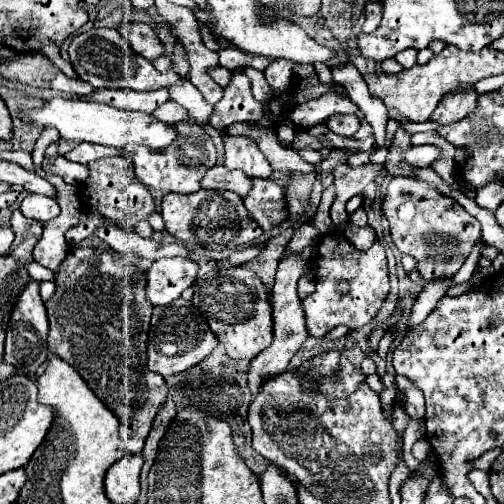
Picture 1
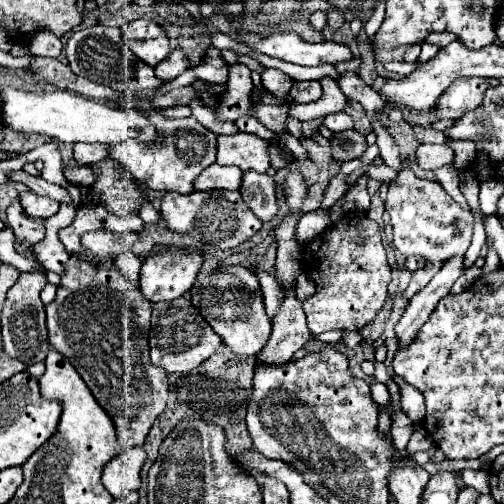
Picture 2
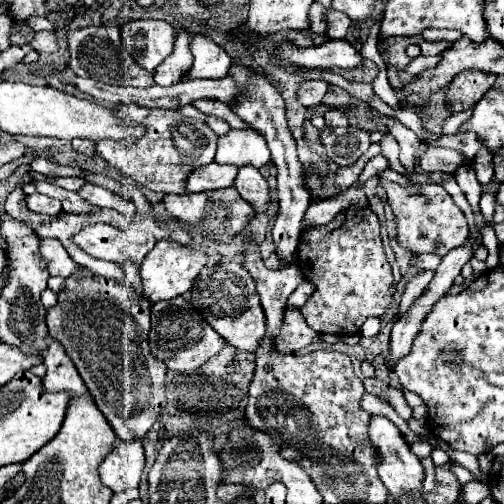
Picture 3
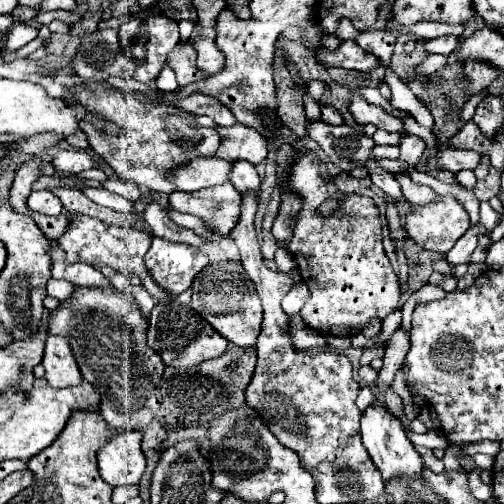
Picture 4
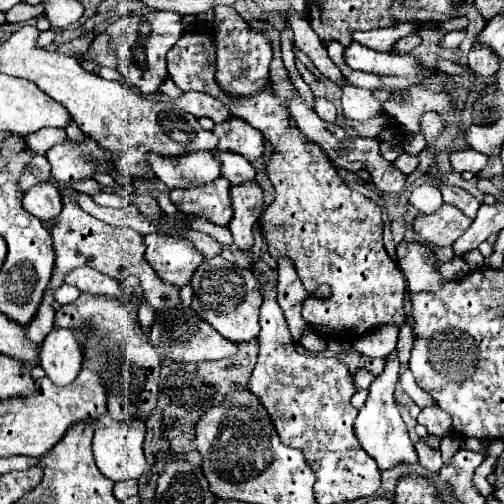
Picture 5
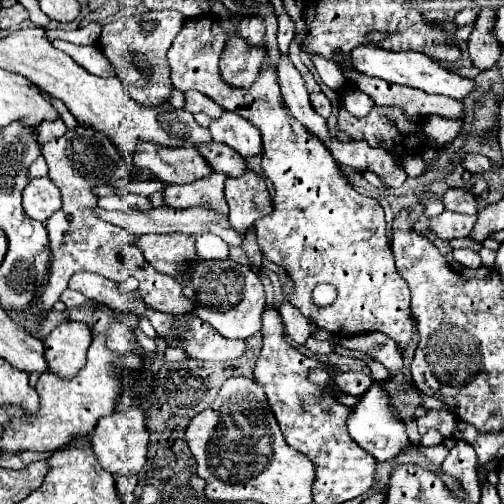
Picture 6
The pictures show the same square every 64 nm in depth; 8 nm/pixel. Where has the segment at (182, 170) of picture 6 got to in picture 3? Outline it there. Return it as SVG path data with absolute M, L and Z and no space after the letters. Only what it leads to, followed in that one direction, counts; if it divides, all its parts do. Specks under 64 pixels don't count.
M216 162L200 166L188 178L188 192L204 192L204 190L230 188L230 186L234 186L236 174L238 174L238 168L220 166Z

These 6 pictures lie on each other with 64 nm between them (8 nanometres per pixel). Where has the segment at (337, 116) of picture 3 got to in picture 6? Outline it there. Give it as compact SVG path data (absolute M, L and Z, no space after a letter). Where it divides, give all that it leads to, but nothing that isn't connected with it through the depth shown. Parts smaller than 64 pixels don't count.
M318 92L318 94L310 94L310 102L312 102L312 108L314 108L322 118L328 118L328 116L330 116L330 112L332 112L332 104L330 104L330 100L328 100L322 92Z

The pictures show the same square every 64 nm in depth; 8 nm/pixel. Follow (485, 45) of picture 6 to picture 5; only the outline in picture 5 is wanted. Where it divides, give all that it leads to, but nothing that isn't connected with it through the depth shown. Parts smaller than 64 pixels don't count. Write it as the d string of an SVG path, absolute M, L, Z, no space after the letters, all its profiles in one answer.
M472 48L468 54L468 68L480 78L488 78L498 72L498 60L486 48Z

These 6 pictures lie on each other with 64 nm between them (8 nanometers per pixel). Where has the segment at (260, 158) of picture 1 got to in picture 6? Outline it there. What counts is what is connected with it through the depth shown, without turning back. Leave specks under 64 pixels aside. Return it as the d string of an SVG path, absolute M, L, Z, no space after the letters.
M224 112L220 120L214 120L210 124L210 132L216 142L222 142L234 148L244 158L256 156L262 152L260 130L252 128L248 120L244 120L242 116L236 116L234 112Z

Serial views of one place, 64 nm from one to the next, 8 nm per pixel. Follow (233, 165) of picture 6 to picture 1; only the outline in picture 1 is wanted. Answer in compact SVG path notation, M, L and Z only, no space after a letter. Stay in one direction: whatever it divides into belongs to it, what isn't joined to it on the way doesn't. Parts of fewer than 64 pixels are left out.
M254 180L254 188L248 194L248 200L244 200L244 206L264 232L288 220L286 192L272 180Z

